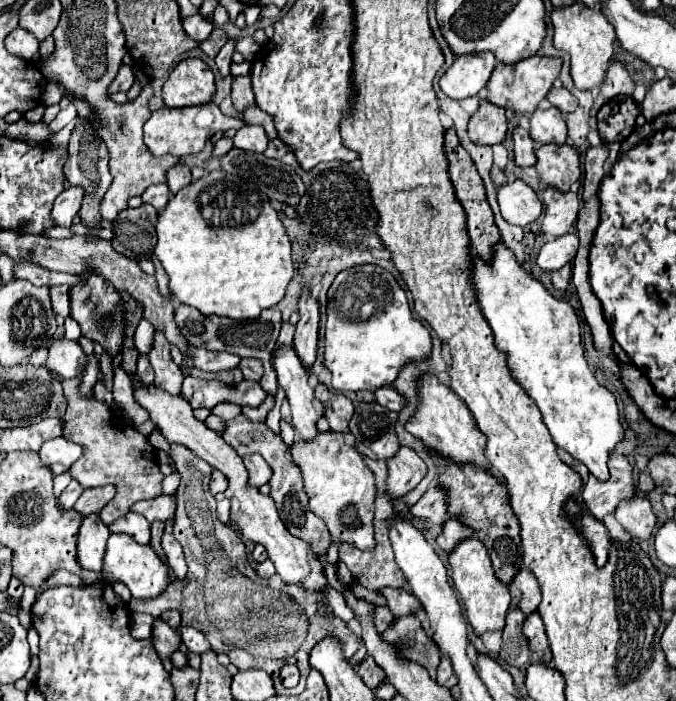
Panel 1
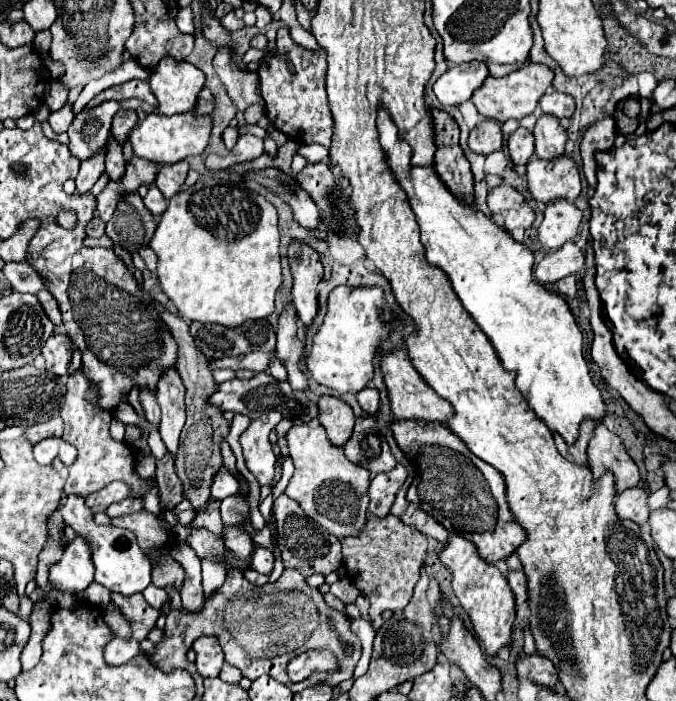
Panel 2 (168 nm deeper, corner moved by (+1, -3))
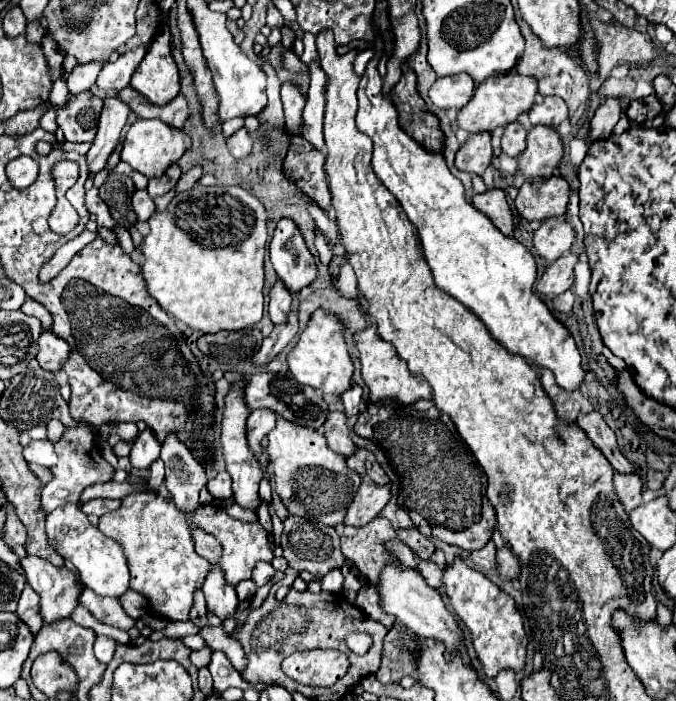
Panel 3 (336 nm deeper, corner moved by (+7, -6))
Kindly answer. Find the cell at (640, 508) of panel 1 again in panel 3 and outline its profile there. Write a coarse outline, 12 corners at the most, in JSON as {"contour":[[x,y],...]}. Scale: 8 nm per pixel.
{"contour":[[615,473],[615,493],[625,511],[643,503],[637,473]]}

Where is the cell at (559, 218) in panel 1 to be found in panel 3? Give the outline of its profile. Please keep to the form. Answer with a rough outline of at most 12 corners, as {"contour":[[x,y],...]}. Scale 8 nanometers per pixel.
{"contour":[[545,219],[533,245],[555,261],[571,249],[573,227],[563,219]]}

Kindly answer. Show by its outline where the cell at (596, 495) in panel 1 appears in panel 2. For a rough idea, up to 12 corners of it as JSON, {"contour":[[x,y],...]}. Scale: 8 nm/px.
{"contour":[[595,426],[587,458],[595,478],[613,470],[617,492],[641,480],[621,438]]}

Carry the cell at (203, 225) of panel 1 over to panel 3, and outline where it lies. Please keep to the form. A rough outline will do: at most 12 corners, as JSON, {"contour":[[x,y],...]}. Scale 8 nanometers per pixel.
{"contour":[[193,187],[149,219],[141,269],[201,333],[263,315],[267,209]]}

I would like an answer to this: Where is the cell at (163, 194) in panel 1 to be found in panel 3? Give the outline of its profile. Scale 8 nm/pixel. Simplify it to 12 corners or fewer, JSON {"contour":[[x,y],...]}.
{"contour":[[135,191],[133,211],[139,221],[147,221],[155,213],[155,203],[147,191]]}

